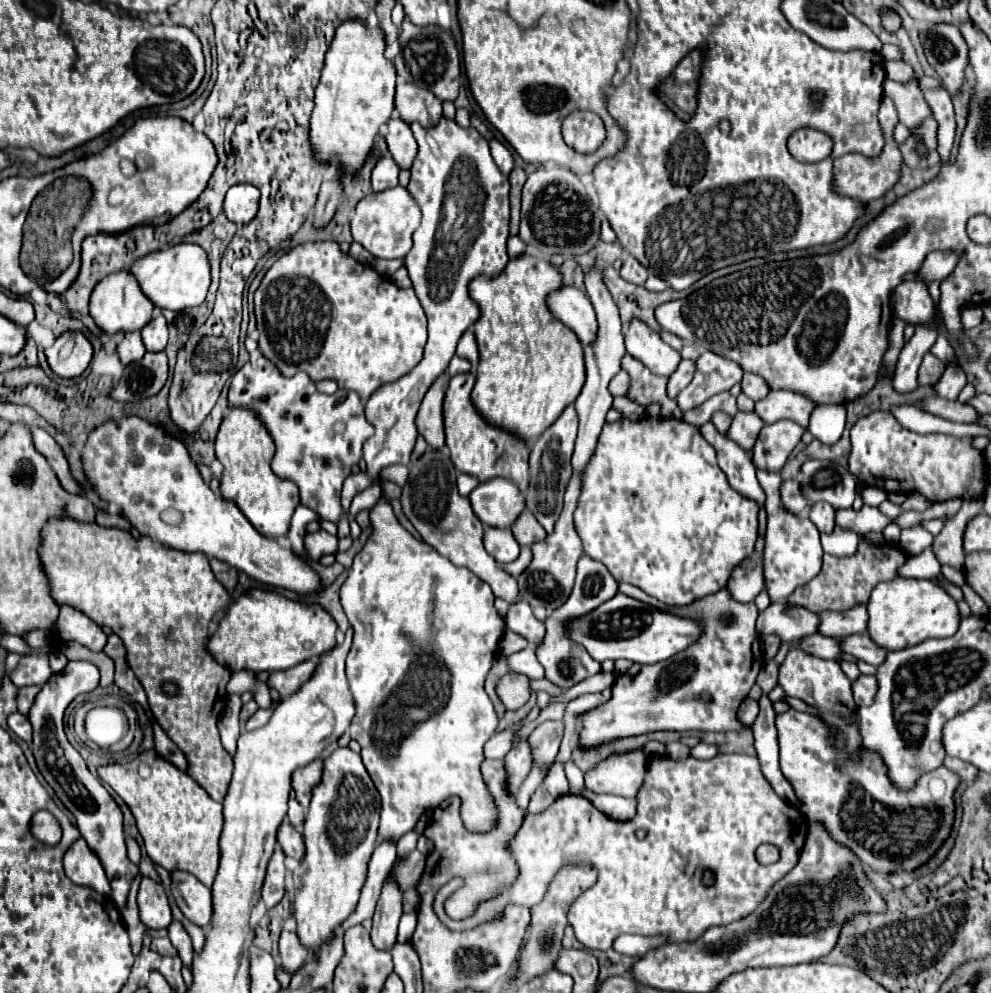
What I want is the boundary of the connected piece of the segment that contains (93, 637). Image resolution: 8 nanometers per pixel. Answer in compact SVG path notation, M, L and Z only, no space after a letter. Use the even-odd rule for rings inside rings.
M70 605L60 607L60 615L52 625L52 633L62 641L78 641L90 651L102 651L106 645L104 631L84 613L80 613Z

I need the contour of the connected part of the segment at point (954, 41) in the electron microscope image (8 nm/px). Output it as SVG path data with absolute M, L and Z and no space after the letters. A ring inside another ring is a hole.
M932 25L930 31L924 31L920 35L920 39L922 39L922 45L924 45L924 51L926 51L930 65L940 75L950 97L958 95L960 87L964 83L964 69L968 65L968 47L966 47L966 41L964 41L962 33L958 31L958 27L956 25Z

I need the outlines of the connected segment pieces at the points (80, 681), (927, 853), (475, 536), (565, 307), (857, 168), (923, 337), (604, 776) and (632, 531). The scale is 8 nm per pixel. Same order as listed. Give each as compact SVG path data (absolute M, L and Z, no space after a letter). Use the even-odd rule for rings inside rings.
M70 661L64 671L52 675L40 689L40 693L34 699L34 705L30 709L30 723L34 727L34 741L32 751L36 757L36 765L46 779L46 783L54 789L56 797L66 805L66 809L76 817L78 831L98 853L98 859L102 861L102 867L108 875L108 881L112 885L112 899L116 907L122 911L126 907L126 897L130 891L130 883L134 875L138 873L138 865L134 865L126 857L126 843L124 843L124 831L122 831L122 811L112 799L112 795L102 787L102 783L88 771L84 759L80 753L68 743L64 732L64 714L66 707L72 703L72 699L80 693L90 693L94 687L98 687L100 671L96 665L88 661Z
M790 709L776 717L776 729L780 745L780 769L792 783L796 797L804 803L800 807L804 817L808 821L822 821L826 829L830 829L830 835L836 841L842 841L850 851L858 853L860 861L872 871L878 871L882 875L896 871L916 871L918 867L926 865L948 839L956 815L954 791L960 785L960 777L954 771L940 765L936 771L922 775L910 791L904 791L892 783L892 779L888 777L888 767L876 751L862 747L858 751L862 755L854 763L844 749L838 749L834 745L834 727L818 721L818 717L814 715Z
M446 447L438 449L426 449L422 457L410 461L410 473L408 481L402 487L400 503L402 511L408 517L408 521L416 527L416 531L422 535L422 539L432 545L442 557L450 559L456 567L466 567L476 577L486 581L496 597L506 599L508 603L518 599L518 585L512 575L502 571L502 567L496 563L492 555L486 553L482 537L484 537L484 525L474 517L474 511L470 509L470 499L462 497L456 487L456 477L460 471L450 461L450 453Z
M564 285L562 289L554 291L548 297L548 305L550 305L550 311L558 319L562 319L564 325L574 329L582 345L590 345L592 341L596 341L598 321L596 321L594 307L584 291Z
M883 97L878 118L885 136L884 149L878 157L864 157L860 153L848 153L848 155L834 161L834 179L836 179L834 187L836 187L836 191L842 195L848 195L848 197L854 197L858 201L864 201L864 203L884 197L896 185L896 181L900 179L900 169L902 169L902 161L904 161L898 144L893 138L894 127L899 119L894 103L890 98Z
M916 329L914 337L904 345L898 357L898 365L892 377L892 387L898 393L910 393L918 387L916 383L916 373L922 363L922 357L930 347L934 345L938 333L930 333L930 329Z
M642 749L614 753L600 761L594 769L586 771L586 789L594 793L610 793L622 797L636 797L646 772L646 759Z
M662 417L642 419L636 423L628 421L628 419L620 419L614 423L606 423L602 427L594 457L590 459L590 465L586 465L586 473L582 475L582 493L580 493L576 513L574 513L574 523L576 523L578 535L584 545L584 553L594 557L596 561L602 561L610 569L610 573L614 575L616 581L626 581L630 585L636 585L644 593L648 593L650 597L654 597L666 605L692 605L694 601L700 601L706 595L712 595L718 589L722 589L728 583L732 569L754 553L754 543L758 539L758 503L740 493L734 493L734 489L730 489L726 475L716 465L714 447L710 447L710 443L702 437L698 427L694 427L686 421L662 419Z

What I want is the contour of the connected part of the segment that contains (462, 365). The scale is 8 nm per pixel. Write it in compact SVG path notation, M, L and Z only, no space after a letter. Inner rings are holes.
M454 355L447 369L448 381L455 375L466 373L466 371L470 371L470 363L466 359Z

